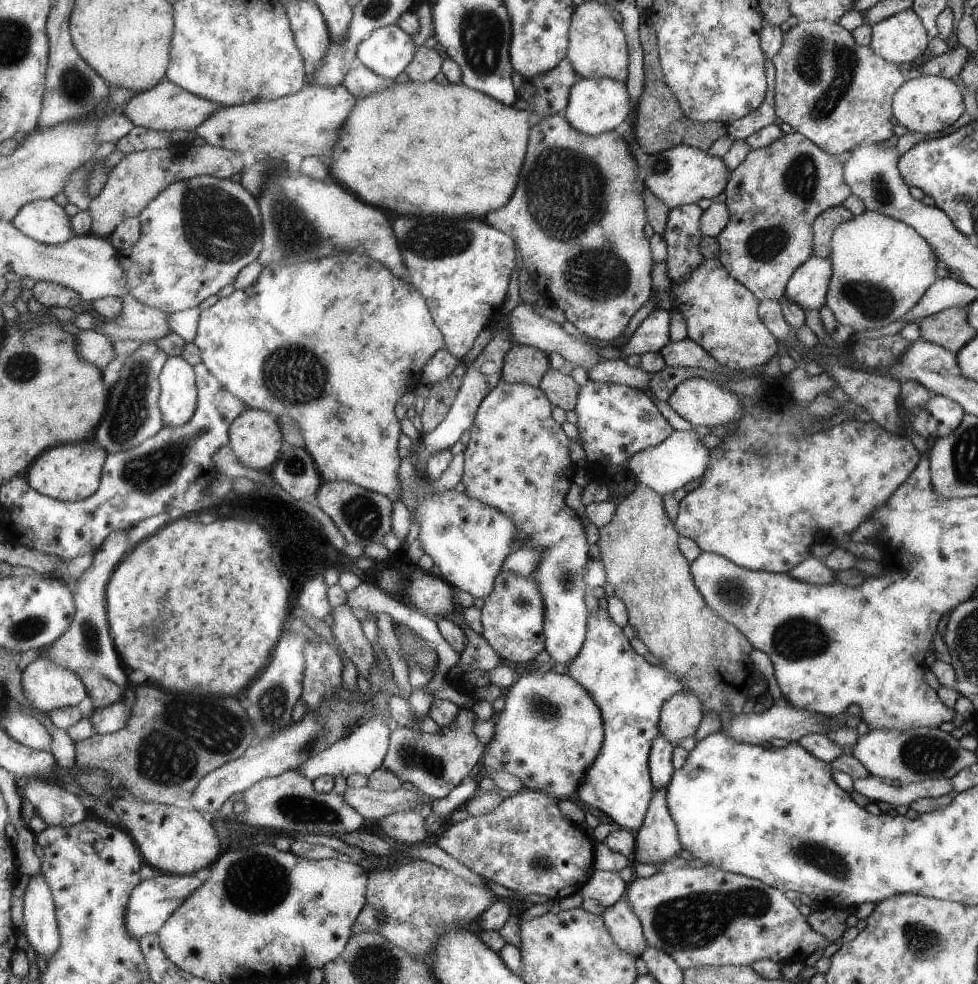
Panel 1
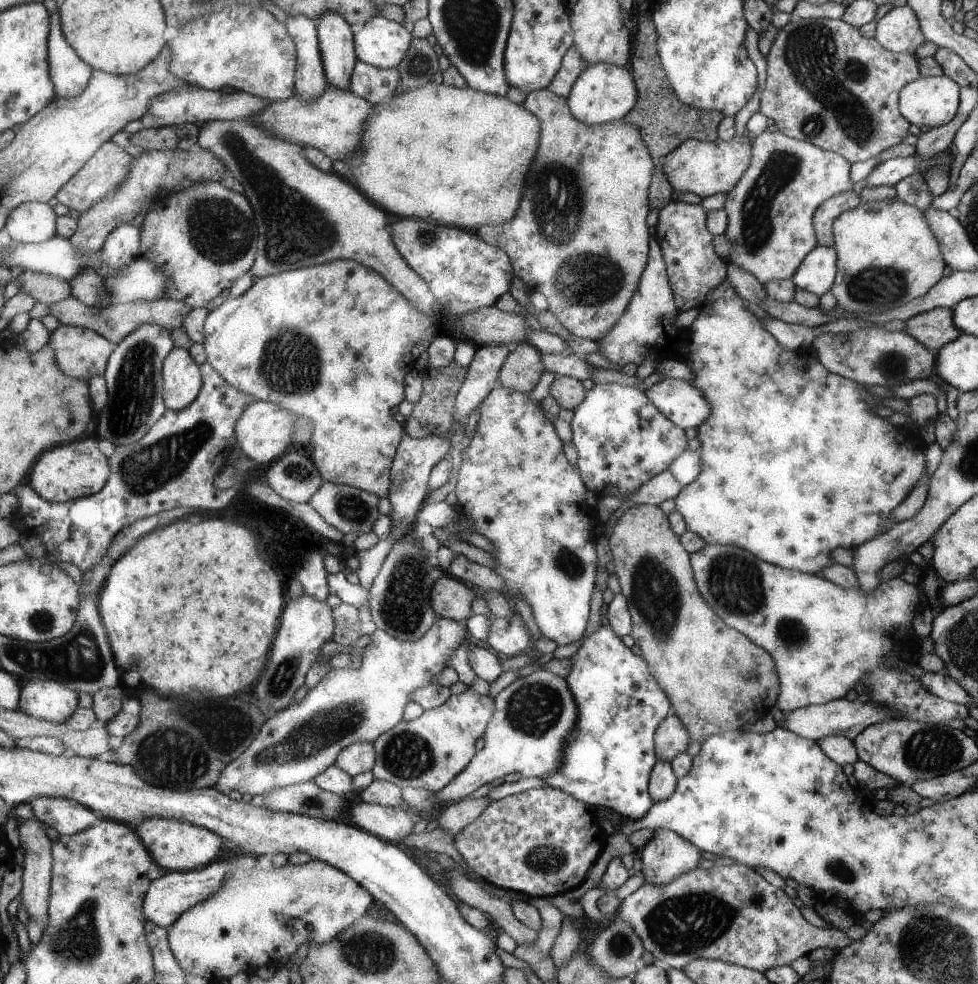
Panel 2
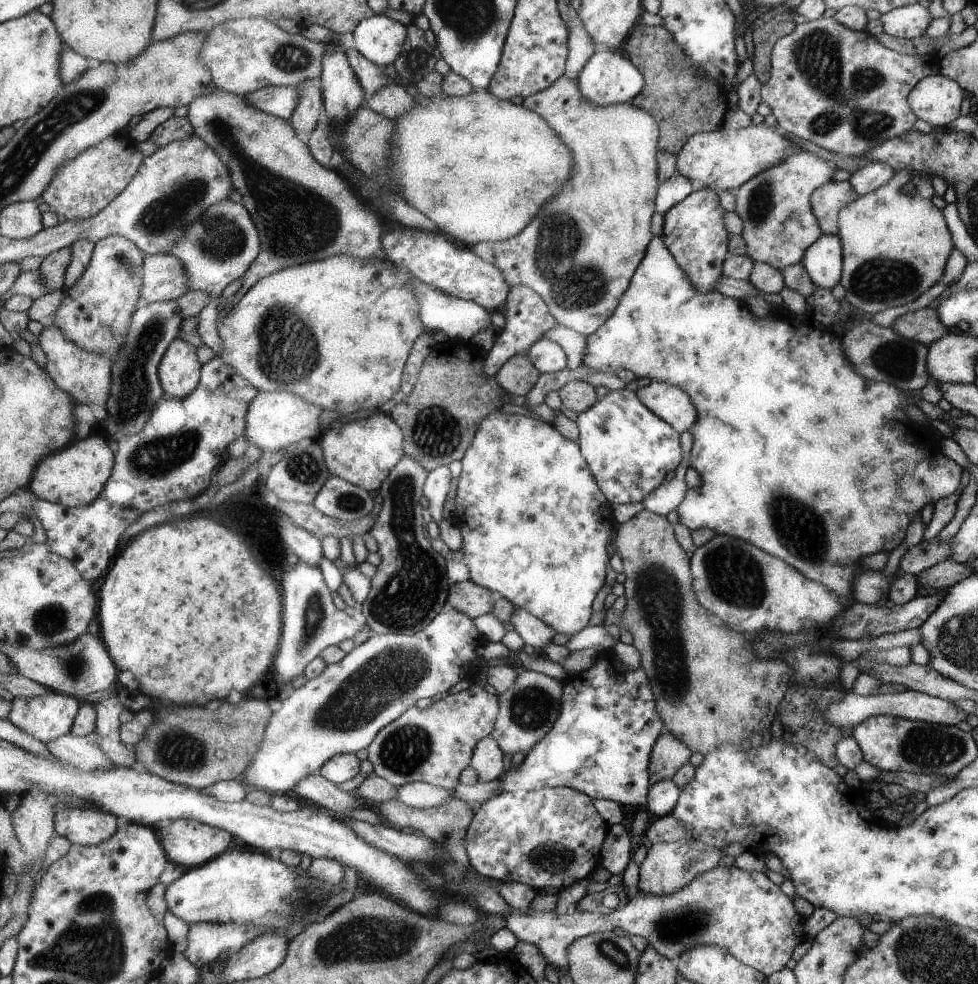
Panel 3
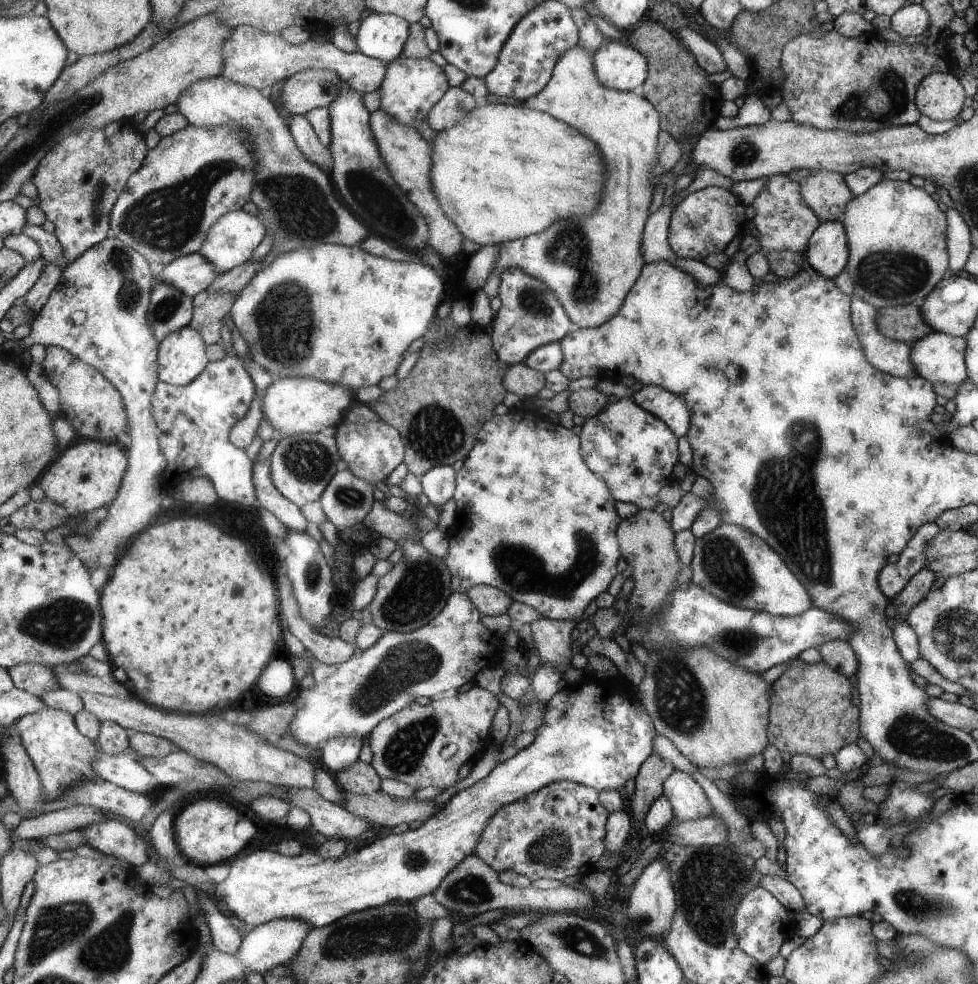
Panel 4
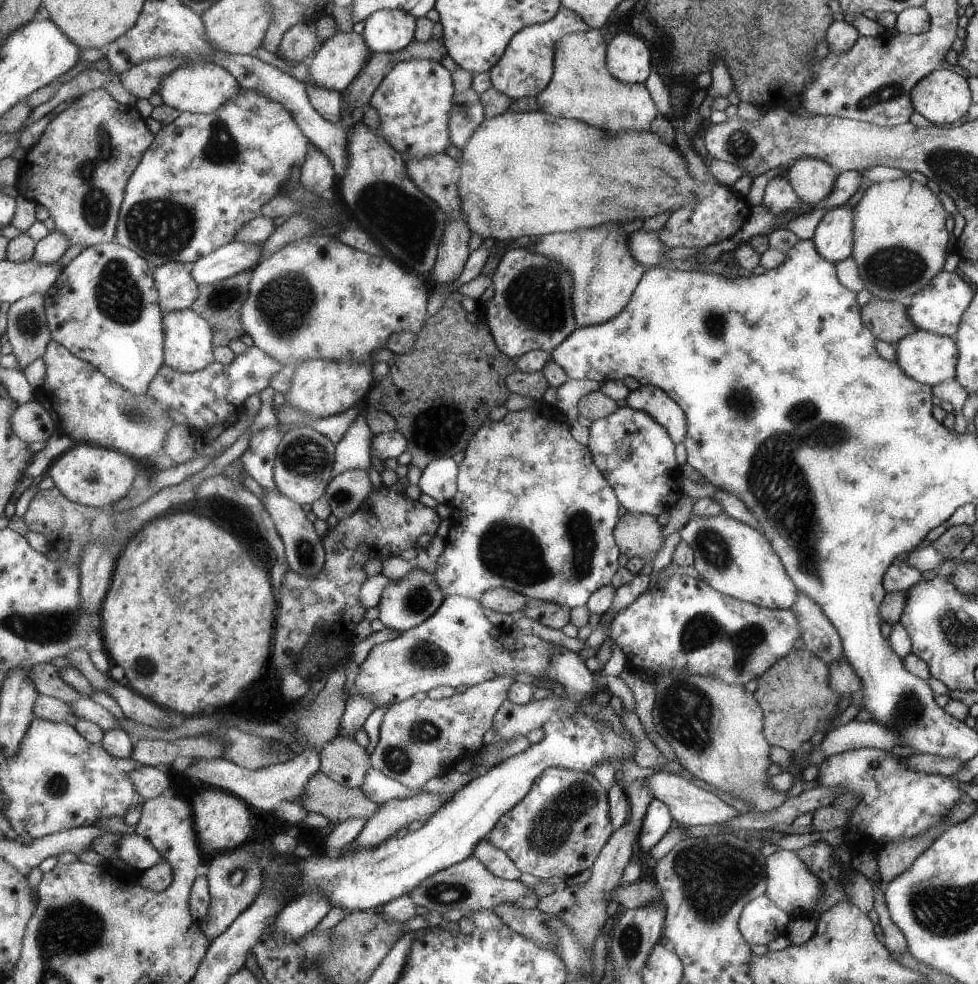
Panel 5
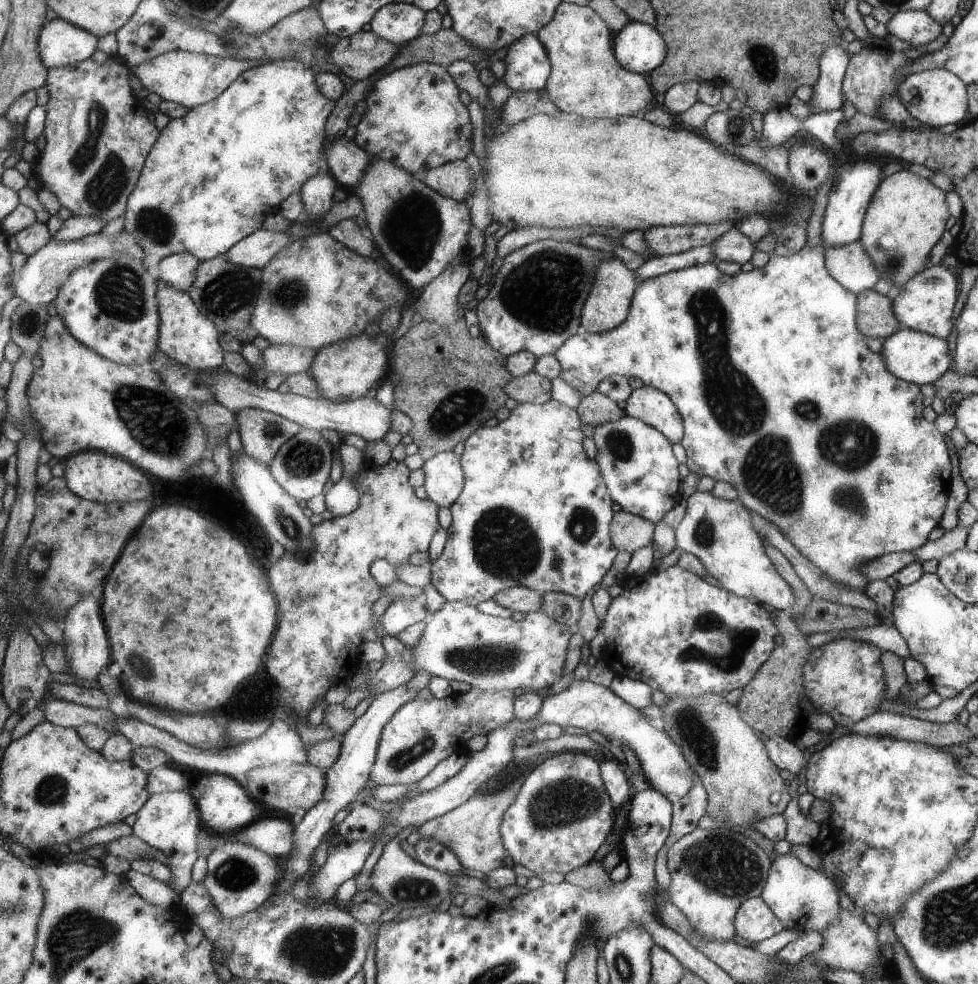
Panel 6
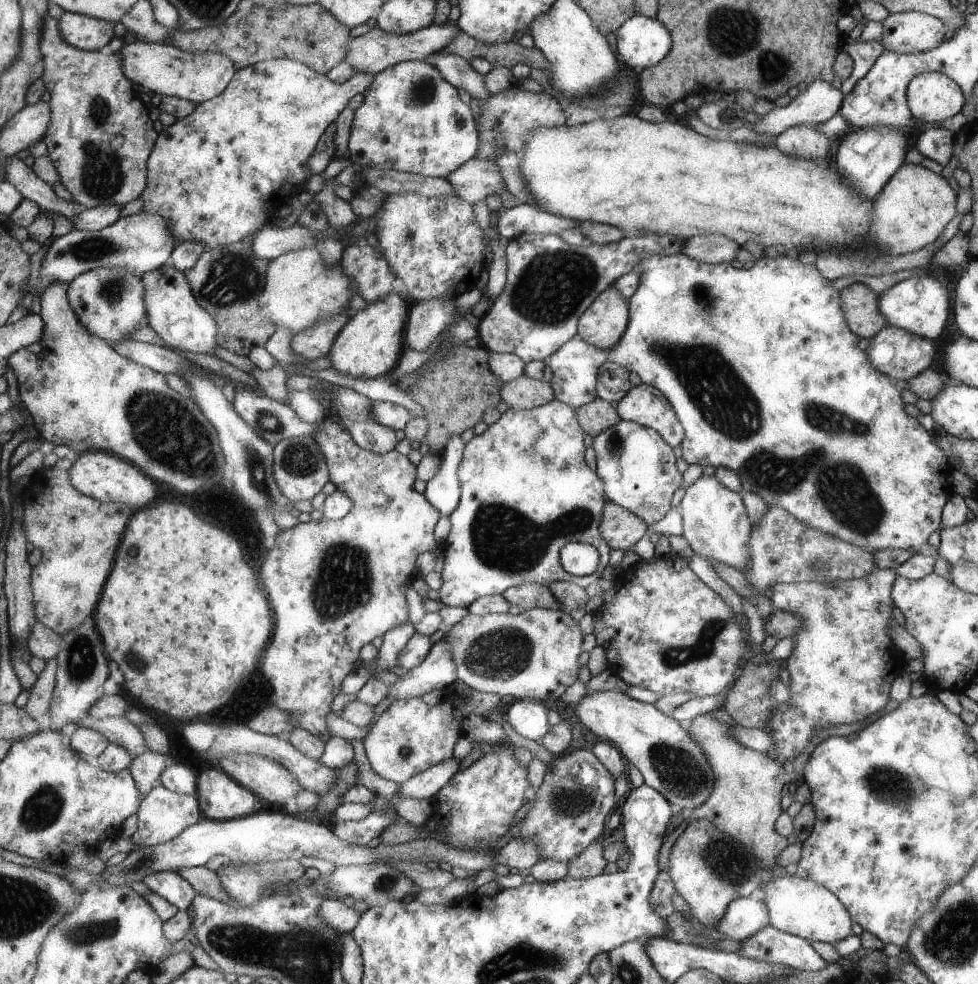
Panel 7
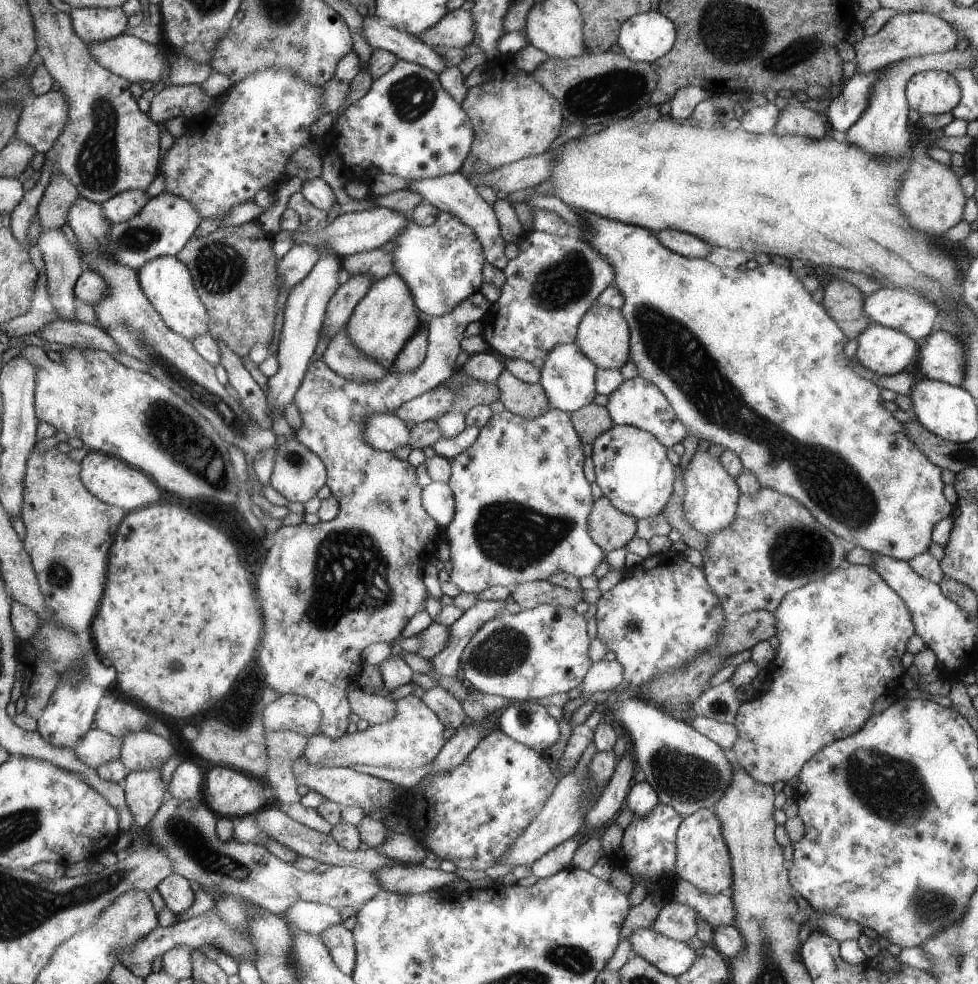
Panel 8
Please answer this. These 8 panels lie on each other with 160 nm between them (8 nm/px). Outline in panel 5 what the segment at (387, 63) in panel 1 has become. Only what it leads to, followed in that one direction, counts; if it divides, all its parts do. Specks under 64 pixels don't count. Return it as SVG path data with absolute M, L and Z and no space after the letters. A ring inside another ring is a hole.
M403 9L374 12L364 24L362 35L373 54L403 50L415 41L418 30L418 18Z

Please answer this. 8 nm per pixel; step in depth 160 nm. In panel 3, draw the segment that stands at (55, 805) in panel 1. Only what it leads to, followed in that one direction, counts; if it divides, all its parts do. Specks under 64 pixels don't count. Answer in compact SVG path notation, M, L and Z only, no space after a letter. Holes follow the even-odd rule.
M54 806L56 832L72 844L101 845L107 842L120 829L117 816L103 810L81 810Z

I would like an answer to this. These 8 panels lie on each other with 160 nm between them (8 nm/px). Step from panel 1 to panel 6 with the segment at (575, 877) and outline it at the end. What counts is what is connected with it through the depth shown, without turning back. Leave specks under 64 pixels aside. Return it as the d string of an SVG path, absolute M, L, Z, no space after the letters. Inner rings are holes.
M569 751L562 753L557 752L555 756L550 756L546 759L542 758L538 763L535 762L535 766L524 776L524 781L519 787L516 799L507 807L507 812L504 814L501 825L501 832L507 851L506 855L511 858L513 864L520 864L527 868L527 870L534 872L535 875L542 872L558 872L562 875L566 875L570 870L577 869L578 866L581 865L586 865L593 859L593 854L595 854L597 848L601 846L601 842L605 840L605 836L611 832L611 826L613 826L613 814L611 814L612 802L602 781L598 763L597 759L593 759L592 753L573 753Z

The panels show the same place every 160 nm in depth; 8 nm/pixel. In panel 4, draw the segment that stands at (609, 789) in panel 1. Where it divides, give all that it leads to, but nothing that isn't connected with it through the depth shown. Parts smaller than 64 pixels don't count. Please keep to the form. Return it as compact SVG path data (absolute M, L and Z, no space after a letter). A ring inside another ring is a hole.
M581 681L576 685L568 685L559 689L555 694L552 694L551 698L546 702L544 719L542 720L542 724L535 730L535 737L531 744L524 749L518 750L505 762L497 764L486 777L478 780L474 785L471 785L466 789L461 789L455 793L441 809L435 814L432 814L420 827L413 830L407 829L404 833L400 834L387 832L383 834L383 836L380 835L375 839L363 843L359 850L353 850L352 853L336 859L323 858L323 855L319 853L318 850L305 850L300 855L294 857L288 857L279 852L276 853L269 850L257 850L243 858L234 858L230 861L229 874L220 883L211 881L214 884L214 894L224 903L226 909L231 911L239 921L243 922L243 924L254 924L258 927L273 919L289 917L303 919L305 922L311 923L315 928L327 926L328 924L337 922L340 918L359 911L374 909L375 907L380 907L395 901L413 903L415 899L431 895L432 892L435 892L435 890L439 888L439 885L445 876L447 876L456 866L459 866L465 858L474 854L474 848L482 837L483 831L487 828L487 823L490 821L490 818L493 817L499 809L507 806L510 802L518 801L519 798L526 797L528 794L534 793L536 790L541 789L542 786L548 785L553 781L568 780L571 782L583 783L584 785L600 791L601 789L618 789L625 784L626 780L633 778L637 774L638 768L641 766L642 762L653 752L652 742L653 737L656 735L654 723L652 722L650 715L647 714L647 711L642 706L638 694L633 689L628 688L628 690L626 690L626 693L628 693L627 696L625 696L625 694L615 694L612 690L612 686L592 681Z

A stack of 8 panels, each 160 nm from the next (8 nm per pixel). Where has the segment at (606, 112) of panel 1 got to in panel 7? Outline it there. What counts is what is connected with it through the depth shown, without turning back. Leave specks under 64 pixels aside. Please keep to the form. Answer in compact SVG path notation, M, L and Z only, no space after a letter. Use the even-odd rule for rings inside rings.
M636 13L623 22L615 34L618 63L632 71L654 66L670 53L670 32L656 18Z

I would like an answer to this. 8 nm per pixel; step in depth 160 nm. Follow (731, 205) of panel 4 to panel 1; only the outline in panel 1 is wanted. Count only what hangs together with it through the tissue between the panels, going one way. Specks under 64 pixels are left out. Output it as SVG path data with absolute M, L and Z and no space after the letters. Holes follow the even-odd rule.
M697 203L668 209L662 238L666 244L666 275L674 283L683 281L704 259L695 250L702 237L698 227L701 213Z

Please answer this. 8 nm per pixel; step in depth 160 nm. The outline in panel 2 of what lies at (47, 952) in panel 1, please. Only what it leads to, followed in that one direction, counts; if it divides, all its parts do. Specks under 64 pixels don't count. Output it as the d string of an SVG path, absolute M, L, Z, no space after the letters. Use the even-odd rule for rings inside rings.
M37 818L27 819L18 826L19 835L25 836L26 844L25 859L23 862L22 889L18 898L27 910L29 917L33 918L39 924L46 926L50 917L50 896L52 893L52 878L54 867L54 856L52 853L53 841L49 840L43 822Z

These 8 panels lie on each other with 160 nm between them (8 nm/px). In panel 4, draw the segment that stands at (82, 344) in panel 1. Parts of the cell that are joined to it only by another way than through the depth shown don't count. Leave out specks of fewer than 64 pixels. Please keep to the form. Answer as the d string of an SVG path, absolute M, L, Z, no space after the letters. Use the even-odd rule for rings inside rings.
M49 345L45 348L46 356L41 366L43 373L50 384L56 388L59 404L62 406L64 416L77 427L79 434L95 440L108 443L117 443L125 446L130 434L129 414L125 412L126 404L119 389L98 368L91 366L84 360L77 358L72 352L61 347Z

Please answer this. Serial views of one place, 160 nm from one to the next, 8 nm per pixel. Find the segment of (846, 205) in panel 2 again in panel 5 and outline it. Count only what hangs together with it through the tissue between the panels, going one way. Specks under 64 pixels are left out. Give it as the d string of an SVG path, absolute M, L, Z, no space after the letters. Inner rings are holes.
M799 157L785 172L798 200L812 205L824 199L832 191L840 170L823 159Z

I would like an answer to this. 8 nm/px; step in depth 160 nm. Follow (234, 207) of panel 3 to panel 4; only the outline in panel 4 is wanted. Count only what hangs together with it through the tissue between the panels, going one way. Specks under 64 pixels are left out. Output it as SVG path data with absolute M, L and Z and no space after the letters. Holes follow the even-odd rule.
M242 209L233 211L227 213L214 224L208 233L206 244L202 246L199 253L213 261L221 274L249 261L251 256L255 254L255 250L259 248L259 244L265 240L265 232L268 230L261 216L253 216Z

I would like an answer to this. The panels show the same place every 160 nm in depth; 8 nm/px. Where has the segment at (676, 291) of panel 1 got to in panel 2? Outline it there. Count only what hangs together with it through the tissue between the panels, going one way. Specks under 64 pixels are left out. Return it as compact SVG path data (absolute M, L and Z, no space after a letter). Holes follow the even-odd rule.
M652 234L650 240L650 256L647 257L643 278L639 277L639 290L635 291L635 298L631 299L631 306L623 310L620 314L619 322L614 322L615 326L603 334L603 338L597 339L597 354L605 358L607 362L615 366L625 366L625 364L635 364L639 366L643 361L659 361L662 356L679 360L687 364L693 373L693 379L689 382L702 391L703 398L710 403L710 414L691 435L696 436L700 442L697 450L700 460L699 474L688 484L681 487L679 494L674 498L676 511L681 514L688 531L698 534L705 542L705 545L718 544L736 546L749 551L756 559L761 559L766 563L774 564L783 569L795 569L799 572L817 575L826 566L830 566L834 561L830 558L830 551L838 546L848 549L855 549L859 545L865 545L872 538L886 532L891 528L891 510L911 492L911 488L917 484L917 480L923 476L923 450L917 444L923 444L923 439L914 434L911 430L891 425L885 417L875 415L873 411L877 406L881 406L875 395L871 395L863 384L859 384L842 376L829 372L817 359L808 359L807 349L797 348L787 350L783 348L760 323L760 320L747 312L743 308L742 298L735 292L735 289L724 279L715 287L699 304L699 312L688 328L680 329L674 326L675 317L680 313L675 304L675 298L671 282L666 274L665 259L662 257L662 249Z

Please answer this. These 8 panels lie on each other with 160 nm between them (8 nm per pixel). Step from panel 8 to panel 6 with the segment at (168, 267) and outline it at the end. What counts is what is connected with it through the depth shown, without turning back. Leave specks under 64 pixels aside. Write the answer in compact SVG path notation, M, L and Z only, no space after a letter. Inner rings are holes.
M158 279L158 299L161 317L158 348L179 364L198 372L215 372L224 366L226 350L220 341L218 326L206 314L199 310L189 291L171 286Z

